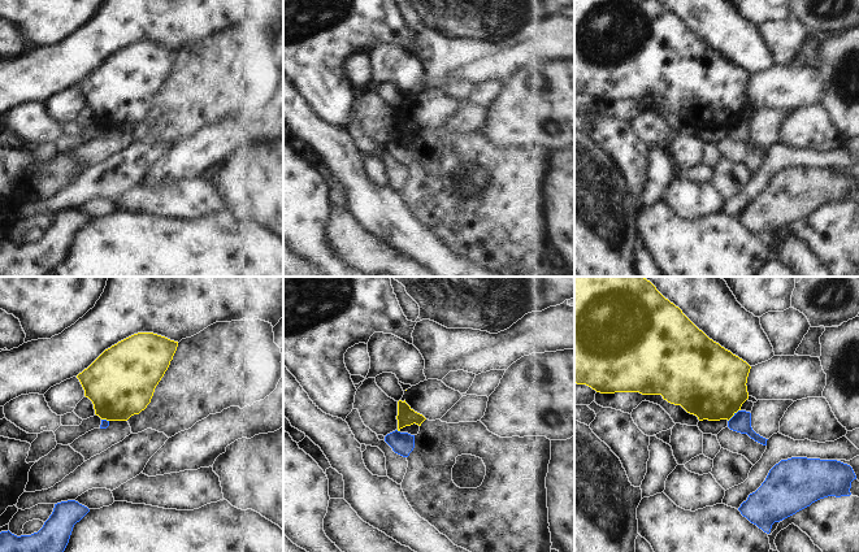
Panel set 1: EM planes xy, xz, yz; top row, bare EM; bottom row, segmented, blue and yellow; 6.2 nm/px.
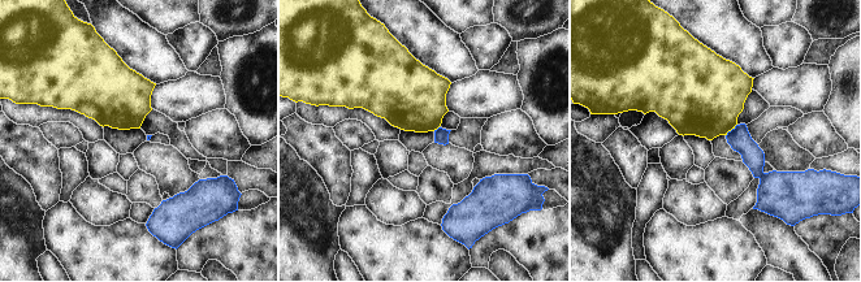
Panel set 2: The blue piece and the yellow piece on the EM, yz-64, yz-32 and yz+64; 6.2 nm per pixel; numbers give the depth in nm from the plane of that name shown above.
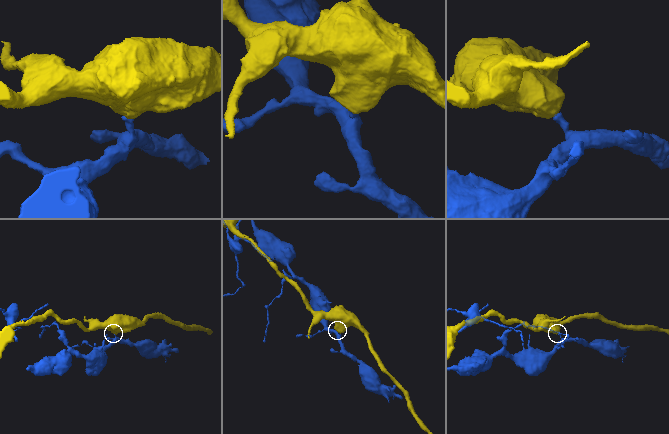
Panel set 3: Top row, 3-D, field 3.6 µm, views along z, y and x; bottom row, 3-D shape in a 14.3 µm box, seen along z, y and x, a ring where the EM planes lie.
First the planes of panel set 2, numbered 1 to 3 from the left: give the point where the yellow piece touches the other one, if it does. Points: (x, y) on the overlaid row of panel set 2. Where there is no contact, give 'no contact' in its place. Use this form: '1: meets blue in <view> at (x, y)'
1: no contact
2: meets blue in yz-32 at (437, 129)
3: meets blue in yz+64 at (731, 130)

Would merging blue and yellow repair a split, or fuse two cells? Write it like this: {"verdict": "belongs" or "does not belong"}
{"verdict": "does not belong"}

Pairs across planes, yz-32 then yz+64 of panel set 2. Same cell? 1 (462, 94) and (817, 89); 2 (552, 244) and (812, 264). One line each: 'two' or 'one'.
1: one
2: two

